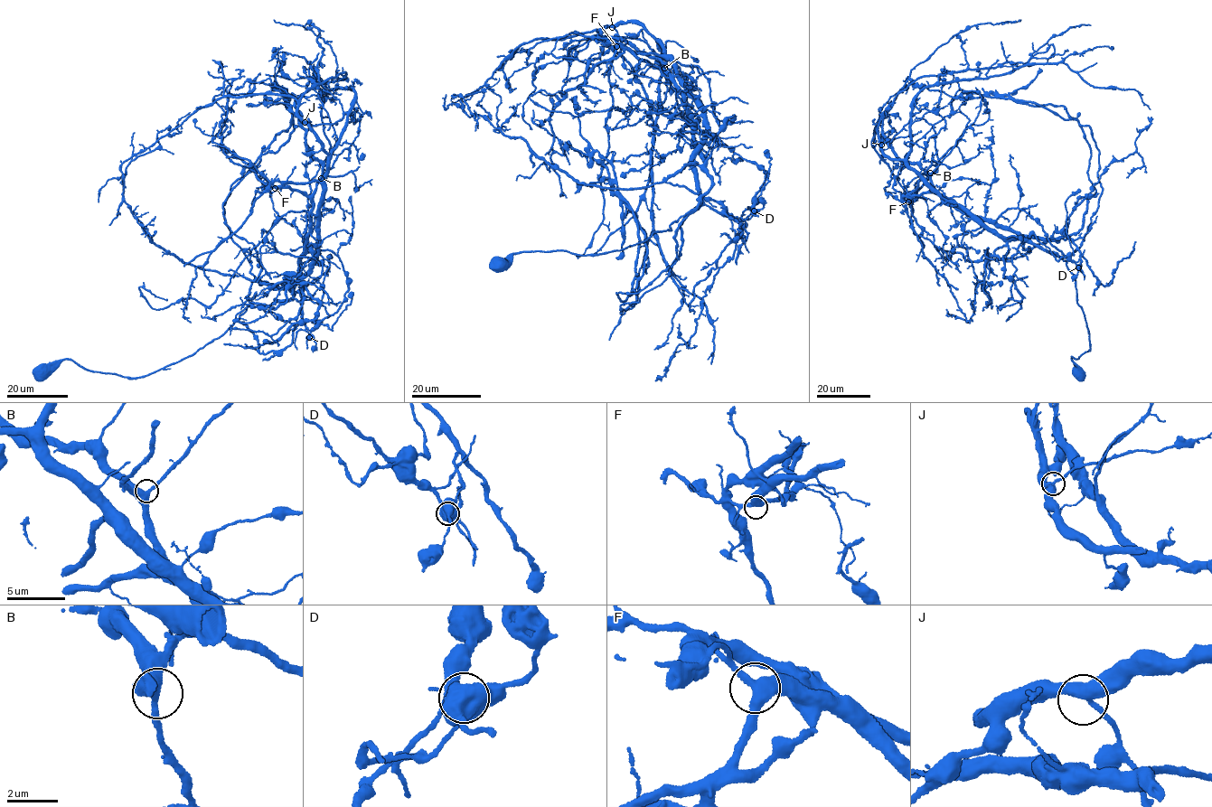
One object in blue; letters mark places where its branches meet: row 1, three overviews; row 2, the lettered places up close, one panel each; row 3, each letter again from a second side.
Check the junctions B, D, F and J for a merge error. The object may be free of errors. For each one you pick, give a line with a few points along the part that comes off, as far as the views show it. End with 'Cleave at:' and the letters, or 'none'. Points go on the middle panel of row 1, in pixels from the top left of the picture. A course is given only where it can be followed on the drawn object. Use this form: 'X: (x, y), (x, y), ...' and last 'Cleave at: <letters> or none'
D: (754, 211), (765, 171), (696, 132), (711, 187), (666, 278), (620, 314), (638, 226), (613, 166), (568, 141)
Cleave at: D

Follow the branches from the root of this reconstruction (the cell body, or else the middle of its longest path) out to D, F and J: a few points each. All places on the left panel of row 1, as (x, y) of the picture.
D: (42, 373), (69, 359), (144, 377), (217, 339), (248, 306), (289, 299), (286, 276), (309, 337)
F: (42, 373), (69, 359), (144, 377), (217, 339), (248, 306), (289, 299), (313, 205), (299, 191), (275, 188)
J: (42, 373), (69, 359), (90, 370), (144, 377), (217, 339), (248, 306), (294, 295), (330, 159), (305, 122)

